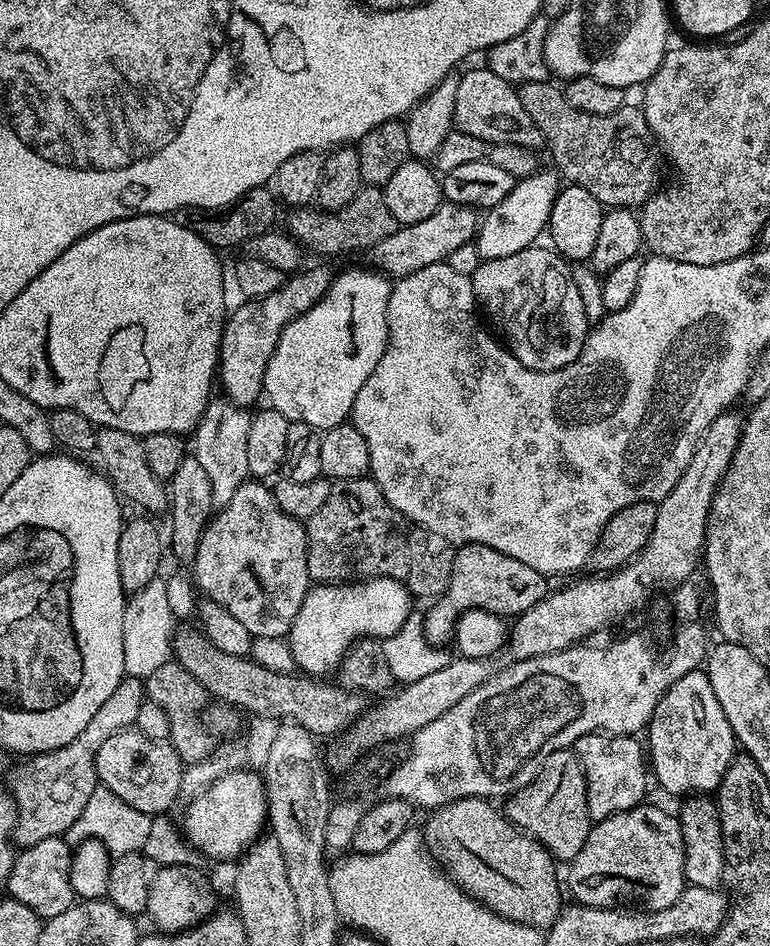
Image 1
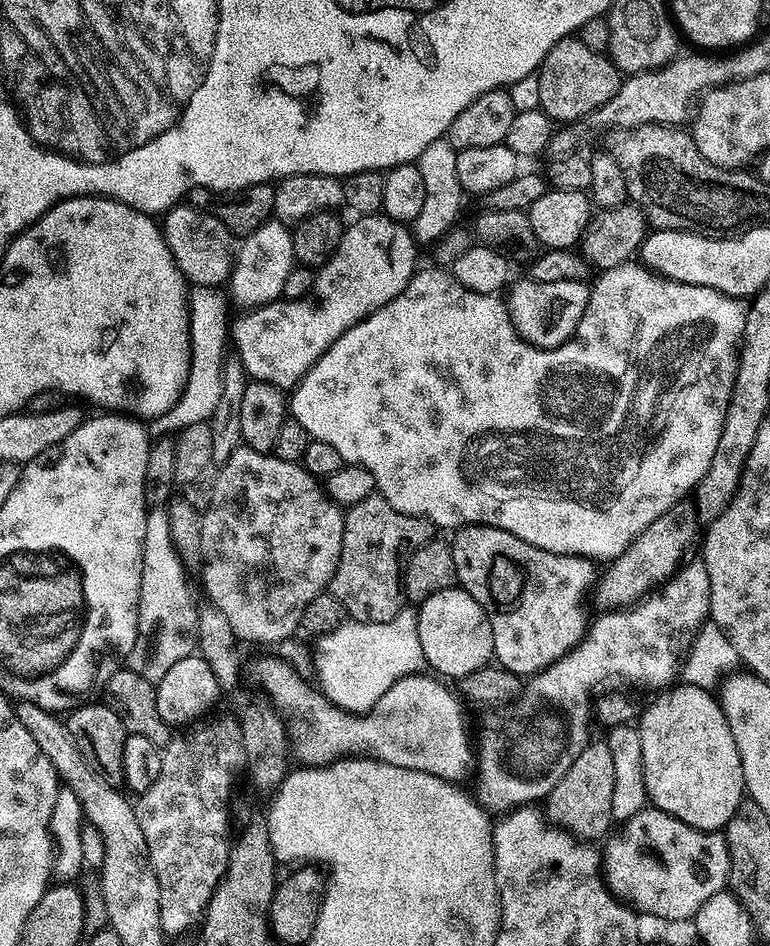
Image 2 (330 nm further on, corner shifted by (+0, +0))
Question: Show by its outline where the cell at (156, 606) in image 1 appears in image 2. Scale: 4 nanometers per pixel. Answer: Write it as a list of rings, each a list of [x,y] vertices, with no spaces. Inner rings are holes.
[[[149,507],[146,518],[146,538],[142,546],[142,586],[138,602],[138,634],[134,638],[134,650],[130,650],[126,667],[142,678],[159,682],[182,658],[197,651],[198,624],[200,608],[196,596],[192,593],[192,584],[188,581],[189,569],[185,560],[176,549],[170,532],[168,508]]]

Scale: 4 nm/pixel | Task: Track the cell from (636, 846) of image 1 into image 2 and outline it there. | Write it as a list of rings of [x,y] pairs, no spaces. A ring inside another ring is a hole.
[[[645,806],[641,812],[634,814],[634,818],[623,821],[619,828],[620,832],[613,831],[607,837],[608,845],[602,848],[604,879],[617,896],[627,898],[641,913],[649,912],[660,920],[691,921],[702,902],[706,902],[706,898],[714,898],[714,894],[729,887],[728,871],[732,867],[723,831],[703,832],[691,828],[686,826],[686,822],[666,814],[655,806]]]

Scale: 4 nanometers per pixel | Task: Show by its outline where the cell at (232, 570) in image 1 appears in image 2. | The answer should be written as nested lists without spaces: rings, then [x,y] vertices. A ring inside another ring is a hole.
[[[239,447],[234,449],[230,458],[226,458],[224,464],[219,465],[220,473],[212,484],[212,497],[208,500],[208,509],[203,509],[200,517],[202,526],[202,546],[200,547],[200,563],[198,571],[204,579],[204,592],[208,595],[207,603],[218,609],[221,614],[230,621],[230,627],[234,629],[237,640],[248,644],[272,644],[279,645],[282,640],[293,639],[300,632],[302,614],[314,598],[325,591],[332,583],[332,575],[338,566],[338,558],[342,554],[342,534],[344,533],[345,509],[328,496],[325,485],[315,476],[311,476],[304,469],[303,463],[295,464],[278,458],[272,452],[259,452],[253,448]]]

